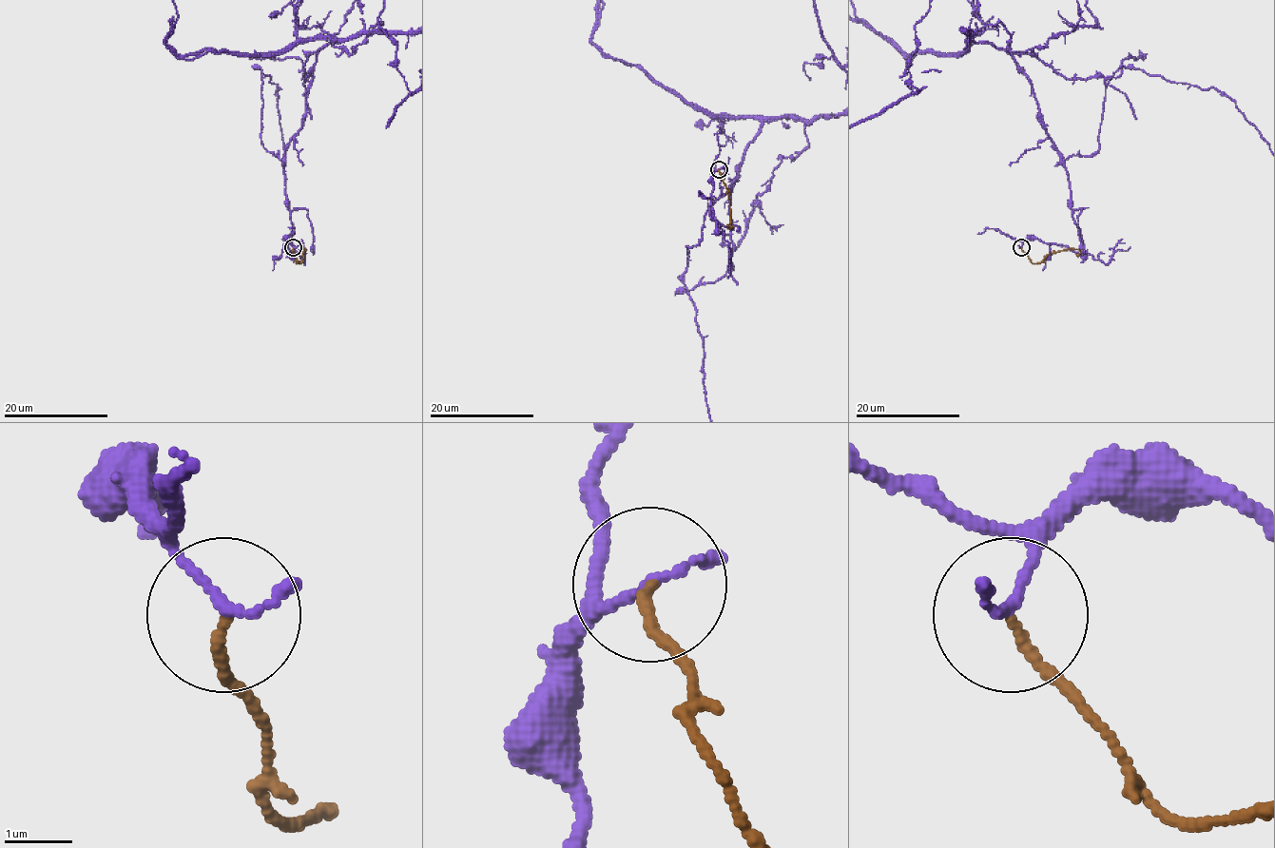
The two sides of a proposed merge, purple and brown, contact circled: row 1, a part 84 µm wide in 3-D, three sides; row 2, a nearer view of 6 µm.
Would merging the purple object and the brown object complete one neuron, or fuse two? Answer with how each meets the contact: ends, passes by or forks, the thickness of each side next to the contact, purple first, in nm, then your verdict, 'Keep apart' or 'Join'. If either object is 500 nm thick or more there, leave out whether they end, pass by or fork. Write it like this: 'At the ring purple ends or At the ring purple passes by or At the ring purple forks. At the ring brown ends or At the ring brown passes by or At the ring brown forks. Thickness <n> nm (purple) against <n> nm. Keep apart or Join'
At the ring purple passes by. At the ring brown ends. Thickness 120 nm (purple) against 140 nm. Keep apart

